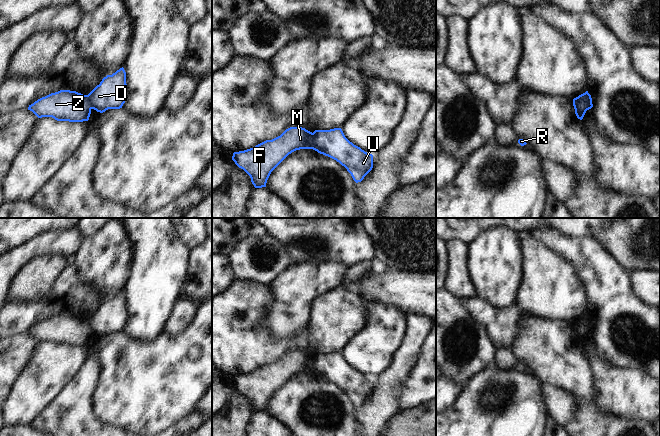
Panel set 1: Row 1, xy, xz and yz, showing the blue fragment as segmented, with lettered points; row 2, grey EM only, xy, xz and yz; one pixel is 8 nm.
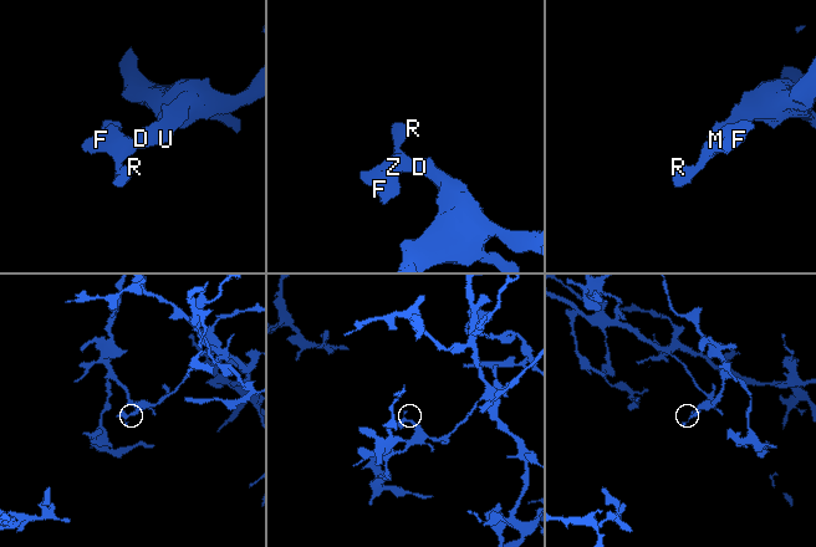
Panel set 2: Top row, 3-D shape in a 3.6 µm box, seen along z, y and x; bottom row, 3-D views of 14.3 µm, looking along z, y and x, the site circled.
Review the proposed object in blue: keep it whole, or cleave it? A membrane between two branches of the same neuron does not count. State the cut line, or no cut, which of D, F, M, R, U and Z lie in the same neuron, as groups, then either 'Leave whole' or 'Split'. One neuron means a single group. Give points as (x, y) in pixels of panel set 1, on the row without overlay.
Split along yz (573, 323), (581, 325), (591, 324). Groups: D U / F M R Z. Split.

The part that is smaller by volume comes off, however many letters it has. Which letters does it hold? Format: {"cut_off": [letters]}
{"cut_off": ["F", "M", "R", "Z"]}

